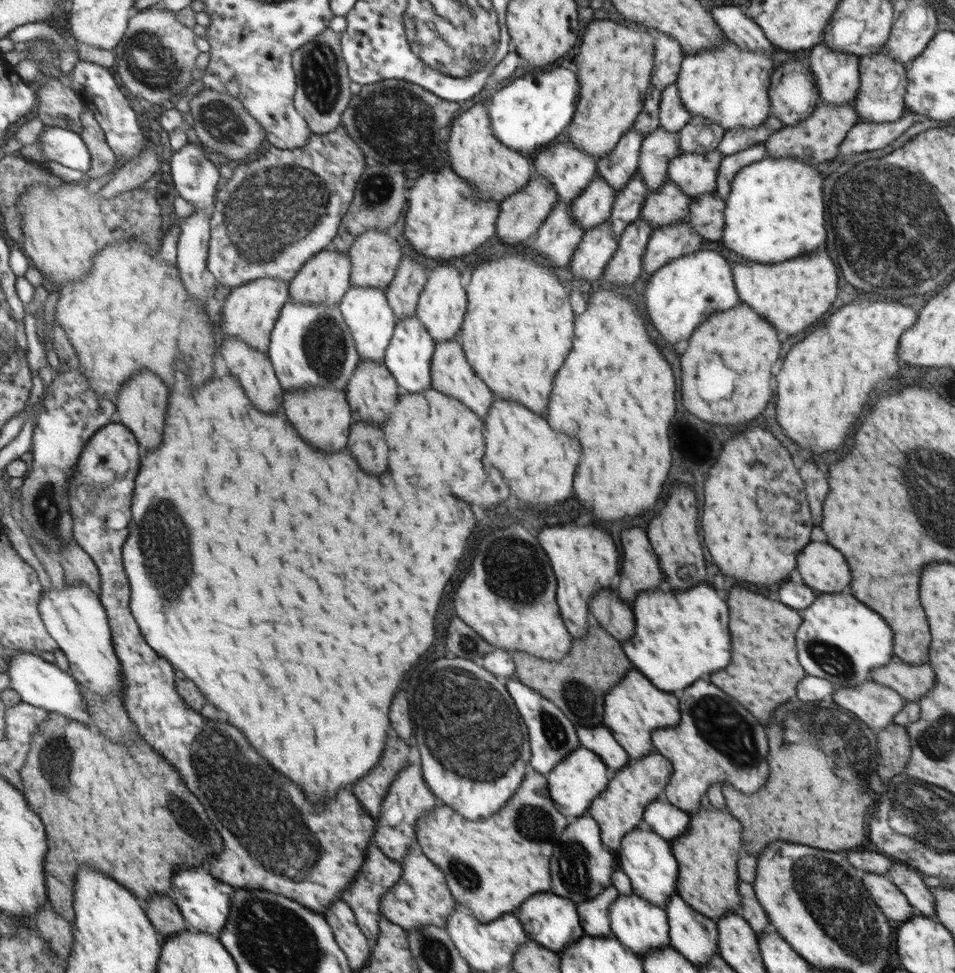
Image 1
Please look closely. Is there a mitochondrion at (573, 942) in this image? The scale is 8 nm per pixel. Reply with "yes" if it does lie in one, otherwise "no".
no

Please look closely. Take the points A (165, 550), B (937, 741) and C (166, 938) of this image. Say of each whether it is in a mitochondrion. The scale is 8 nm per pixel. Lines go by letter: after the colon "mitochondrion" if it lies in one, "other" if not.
A: mitochondrion
B: mitochondrion
C: other

